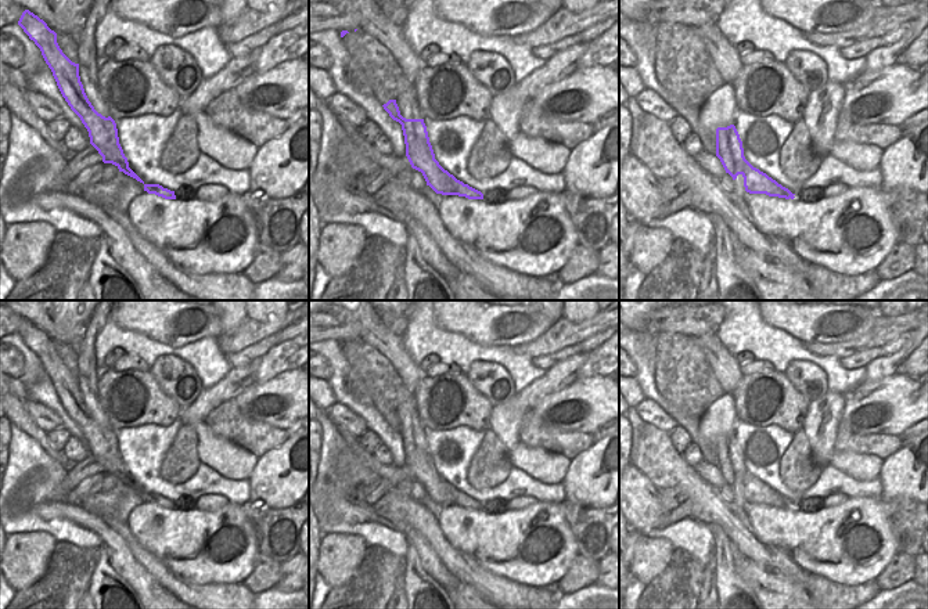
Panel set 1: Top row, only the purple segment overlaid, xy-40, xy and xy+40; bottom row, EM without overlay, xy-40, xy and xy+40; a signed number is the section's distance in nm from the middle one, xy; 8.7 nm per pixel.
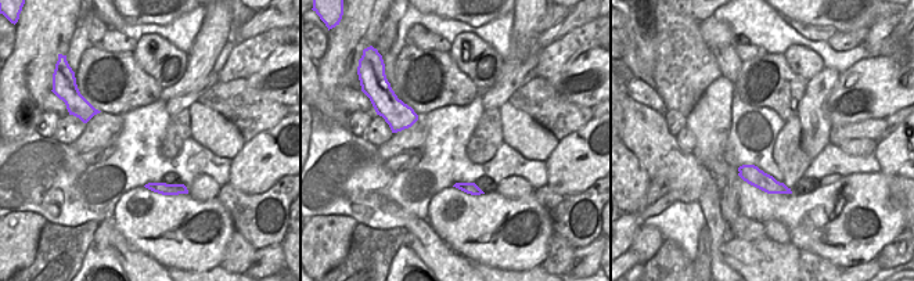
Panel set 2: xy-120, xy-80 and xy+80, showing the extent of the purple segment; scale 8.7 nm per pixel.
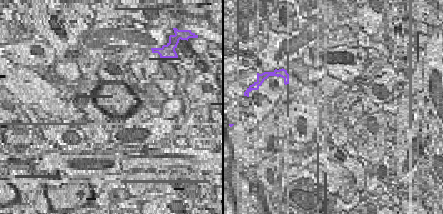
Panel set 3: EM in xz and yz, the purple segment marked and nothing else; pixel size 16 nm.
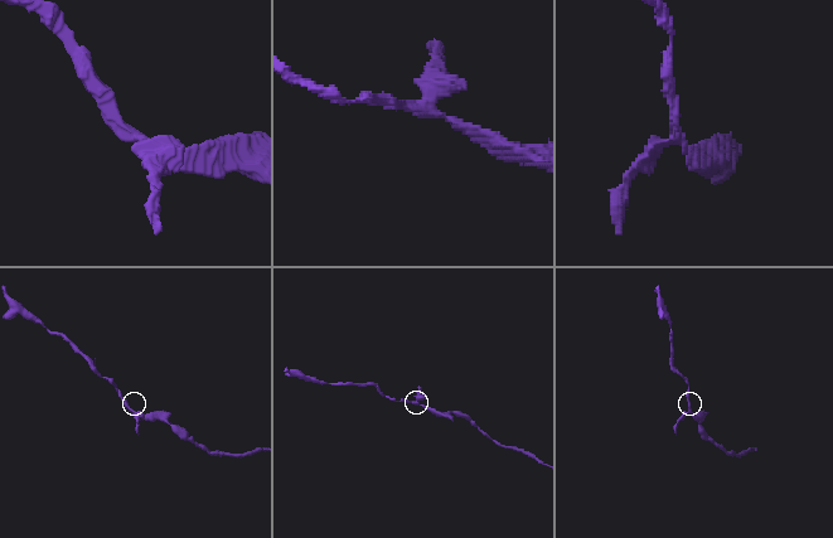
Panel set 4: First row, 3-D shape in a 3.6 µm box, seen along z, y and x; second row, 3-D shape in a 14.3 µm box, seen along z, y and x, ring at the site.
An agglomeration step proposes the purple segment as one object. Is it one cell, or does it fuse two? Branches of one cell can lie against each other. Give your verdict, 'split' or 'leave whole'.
split

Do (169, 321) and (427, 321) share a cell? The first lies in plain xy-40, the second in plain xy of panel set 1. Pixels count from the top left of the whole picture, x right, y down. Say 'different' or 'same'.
different

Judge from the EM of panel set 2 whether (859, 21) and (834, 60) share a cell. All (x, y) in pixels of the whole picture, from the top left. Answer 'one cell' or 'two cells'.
two cells

